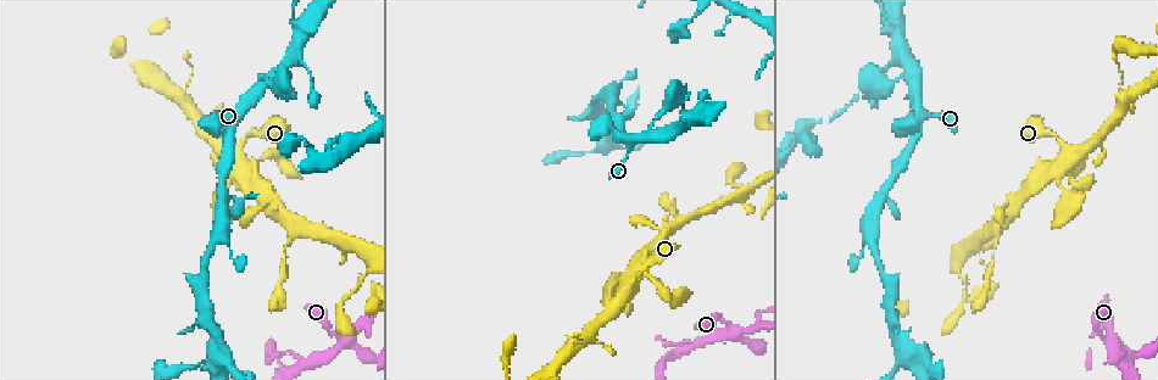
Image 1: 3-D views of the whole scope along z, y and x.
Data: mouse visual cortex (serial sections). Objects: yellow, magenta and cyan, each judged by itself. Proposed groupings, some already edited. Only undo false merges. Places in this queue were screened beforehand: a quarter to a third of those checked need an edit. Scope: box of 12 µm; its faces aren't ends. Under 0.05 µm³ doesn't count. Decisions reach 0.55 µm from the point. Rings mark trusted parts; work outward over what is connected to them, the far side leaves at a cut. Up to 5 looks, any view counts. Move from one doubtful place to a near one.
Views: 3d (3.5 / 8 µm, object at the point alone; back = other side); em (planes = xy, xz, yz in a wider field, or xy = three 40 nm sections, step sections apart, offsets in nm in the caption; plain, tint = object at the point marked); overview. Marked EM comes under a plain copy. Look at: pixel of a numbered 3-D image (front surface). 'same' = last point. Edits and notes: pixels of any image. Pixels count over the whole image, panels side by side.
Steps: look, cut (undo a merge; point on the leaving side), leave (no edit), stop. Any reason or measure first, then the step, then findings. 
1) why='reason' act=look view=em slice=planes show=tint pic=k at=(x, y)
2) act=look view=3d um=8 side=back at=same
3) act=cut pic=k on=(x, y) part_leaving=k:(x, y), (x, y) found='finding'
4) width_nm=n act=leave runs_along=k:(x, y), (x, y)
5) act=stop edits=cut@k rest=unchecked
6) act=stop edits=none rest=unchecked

why='abrupt turn' act=look view=3d um=3.5 side=back pic=1 at=(613, 132)

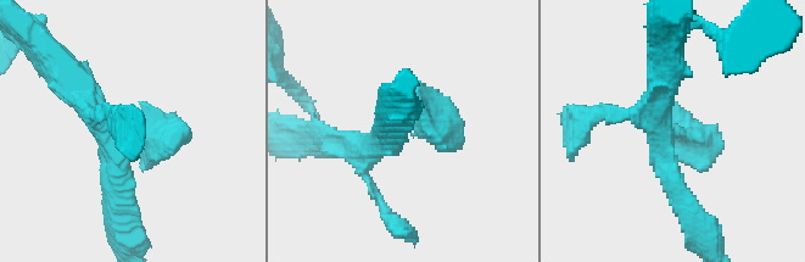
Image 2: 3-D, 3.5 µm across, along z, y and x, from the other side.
act=look view=em slice=xy step=1 show=tint pic=2 at=(684, 134)

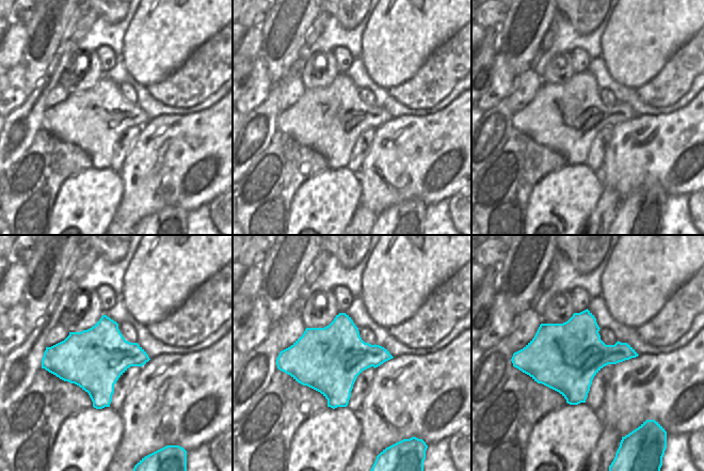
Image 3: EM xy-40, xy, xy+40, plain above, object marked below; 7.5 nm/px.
width_nm=500 act=leave runs_along=2:(369, 182), (369, 150), (411, 116), (454, 141) found='one cell here'

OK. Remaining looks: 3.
why='abrupt turn' act=look view=em slice=xy step=3 show=tint pic=1 at=(296, 56)

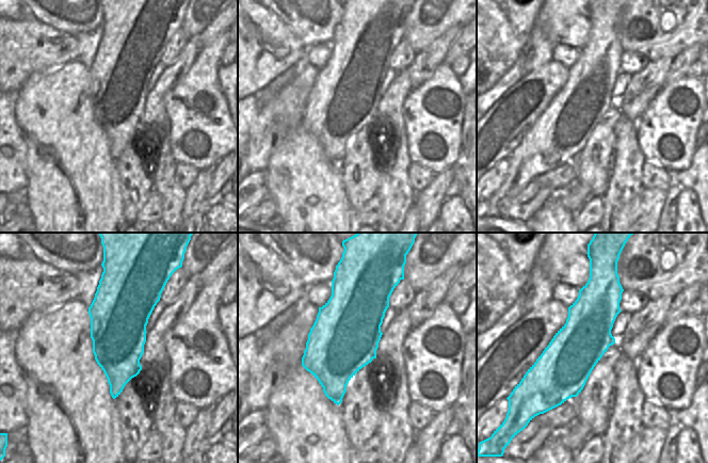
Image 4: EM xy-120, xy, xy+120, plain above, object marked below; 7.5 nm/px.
why='see where the arms go' act=look view=3d um=3.5 at=same

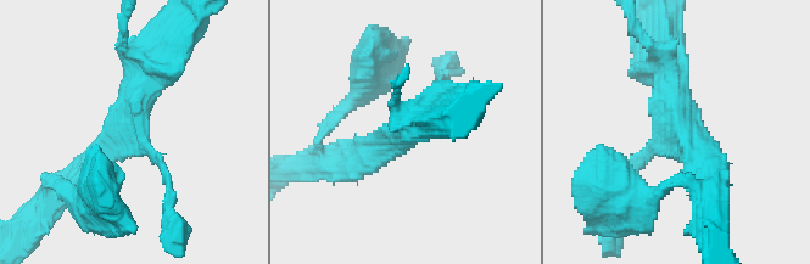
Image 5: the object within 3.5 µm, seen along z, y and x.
arms=3 arm_widths_nm=100,350,400 act=leave runs_along=5:(70, 183), (126, 127), (158, 56) found='one cell here'

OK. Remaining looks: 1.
act=stop edits=none rest=unchecked

